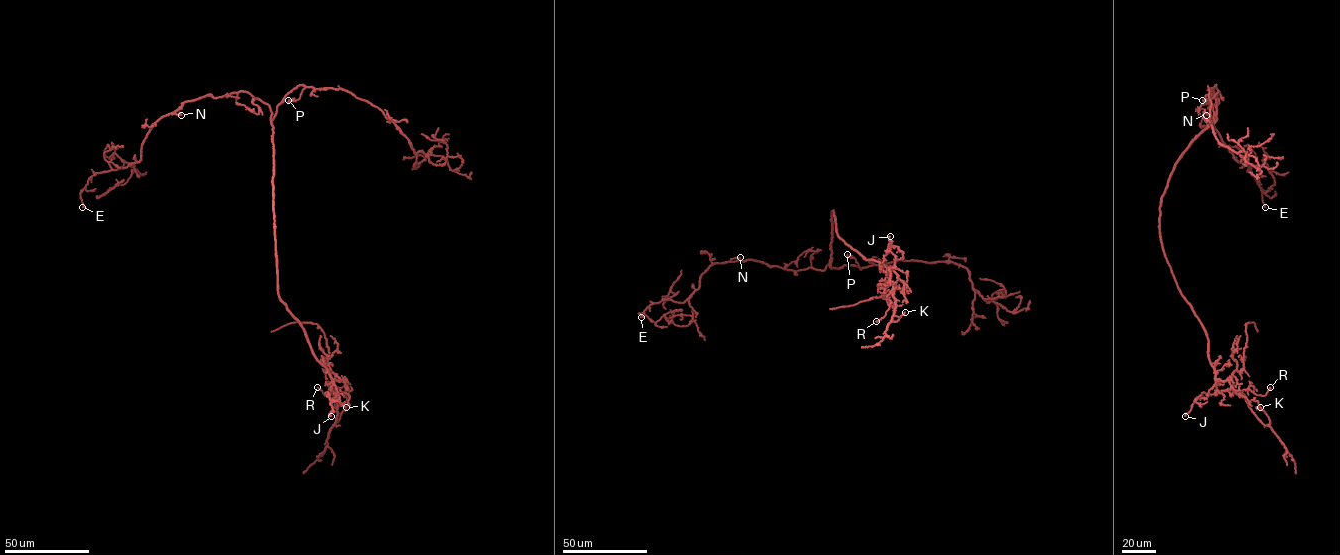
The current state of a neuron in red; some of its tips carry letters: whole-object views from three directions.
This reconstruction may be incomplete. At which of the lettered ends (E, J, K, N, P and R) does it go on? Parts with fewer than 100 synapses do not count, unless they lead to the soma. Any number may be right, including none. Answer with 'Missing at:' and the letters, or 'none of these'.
Missing at: J

